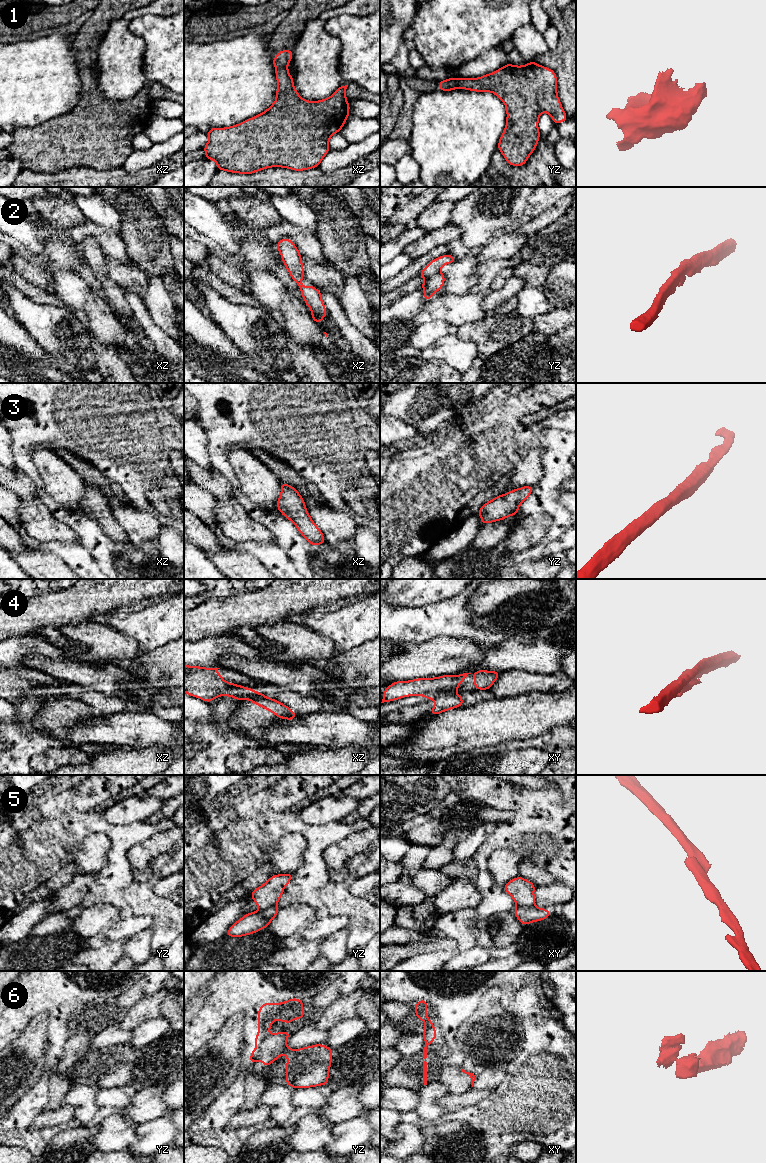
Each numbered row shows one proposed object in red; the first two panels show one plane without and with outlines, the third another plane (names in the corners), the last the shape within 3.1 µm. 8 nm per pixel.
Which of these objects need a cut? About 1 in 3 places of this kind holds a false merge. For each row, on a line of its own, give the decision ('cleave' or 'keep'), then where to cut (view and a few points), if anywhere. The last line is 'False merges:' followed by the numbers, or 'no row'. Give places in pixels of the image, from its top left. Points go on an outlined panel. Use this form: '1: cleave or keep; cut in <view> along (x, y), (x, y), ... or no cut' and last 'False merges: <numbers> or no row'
1: keep; no cut
2: keep; no cut
3: keep; no cut
4: cleave; cut in xy along (453, 693), (443, 693), (435, 700)
5: cleave; cut in xy along (533, 904), (517, 907)
6: cleave; cut in yz along (291, 1049), (284, 1052)
False merges: 4, 5, 6

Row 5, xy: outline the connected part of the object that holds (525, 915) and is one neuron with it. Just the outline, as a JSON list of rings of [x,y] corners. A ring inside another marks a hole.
[[[533,905],[531,907],[517,907],[514,910],[514,914],[521,924],[526,925],[528,923],[548,918],[551,911],[543,908],[537,908]]]

